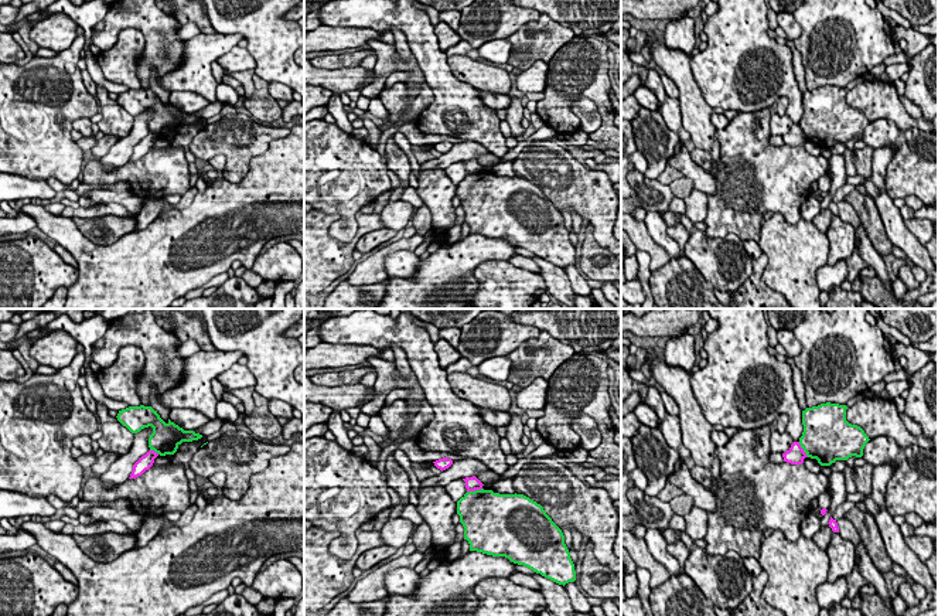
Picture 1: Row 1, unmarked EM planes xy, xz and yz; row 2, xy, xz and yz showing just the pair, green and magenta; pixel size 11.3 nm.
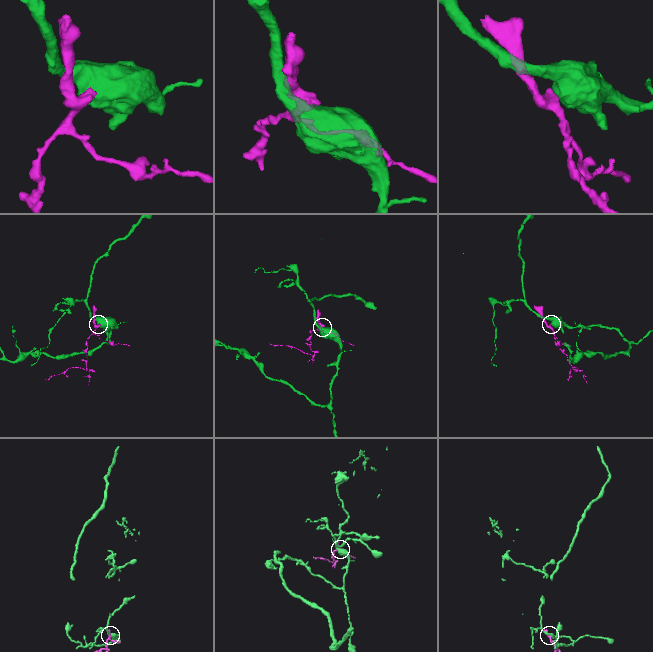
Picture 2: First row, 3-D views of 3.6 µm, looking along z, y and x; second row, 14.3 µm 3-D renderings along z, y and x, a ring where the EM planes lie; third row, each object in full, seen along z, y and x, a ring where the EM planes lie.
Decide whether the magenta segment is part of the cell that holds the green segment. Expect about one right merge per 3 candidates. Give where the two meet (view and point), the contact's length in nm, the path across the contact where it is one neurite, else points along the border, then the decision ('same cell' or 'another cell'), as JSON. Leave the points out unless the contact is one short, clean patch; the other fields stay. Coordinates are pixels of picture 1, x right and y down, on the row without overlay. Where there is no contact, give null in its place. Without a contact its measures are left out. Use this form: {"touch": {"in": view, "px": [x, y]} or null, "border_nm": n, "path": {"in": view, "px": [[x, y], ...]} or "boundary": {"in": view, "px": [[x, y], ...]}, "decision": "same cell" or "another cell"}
{"touch": {"in": "xz", "px": [476, 173]}, "border_nm": 180, "boundary": {"in": "xz", "px": [[481, 170], [467, 174]]}, "decision": "another cell"}

